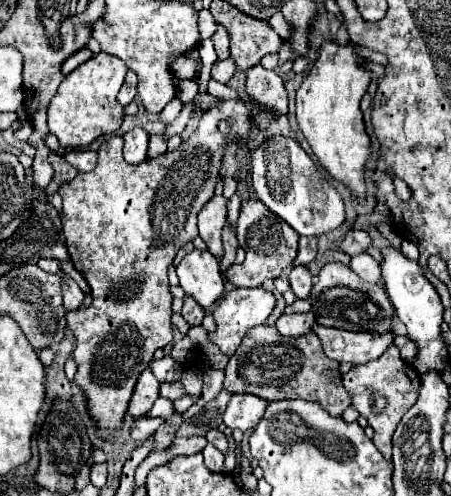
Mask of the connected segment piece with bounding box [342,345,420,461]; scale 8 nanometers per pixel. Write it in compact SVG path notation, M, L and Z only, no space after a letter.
M390 345L386 353L366 365L352 367L346 375L342 375L342 383L352 397L352 407L368 419L368 425L374 429L374 445L384 455L386 461L392 457L392 435L402 419L402 415L416 403L420 391L420 375L414 371L410 363L400 357L396 345Z

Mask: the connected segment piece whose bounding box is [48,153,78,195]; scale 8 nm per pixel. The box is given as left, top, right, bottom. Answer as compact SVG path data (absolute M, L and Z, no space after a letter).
M50 153L48 161L50 161L50 165L54 167L54 179L52 179L52 183L48 185L48 193L54 195L56 189L58 189L62 183L66 183L66 181L70 181L70 179L74 179L74 177L78 175L78 169L74 169L72 165L68 165L68 161L66 161L62 155L58 155L58 153Z

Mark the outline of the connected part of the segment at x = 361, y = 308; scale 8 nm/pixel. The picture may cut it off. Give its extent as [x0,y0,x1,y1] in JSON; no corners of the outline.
[308,263,394,333]

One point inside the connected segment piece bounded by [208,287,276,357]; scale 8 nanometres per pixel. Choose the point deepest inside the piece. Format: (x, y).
(243, 308)

